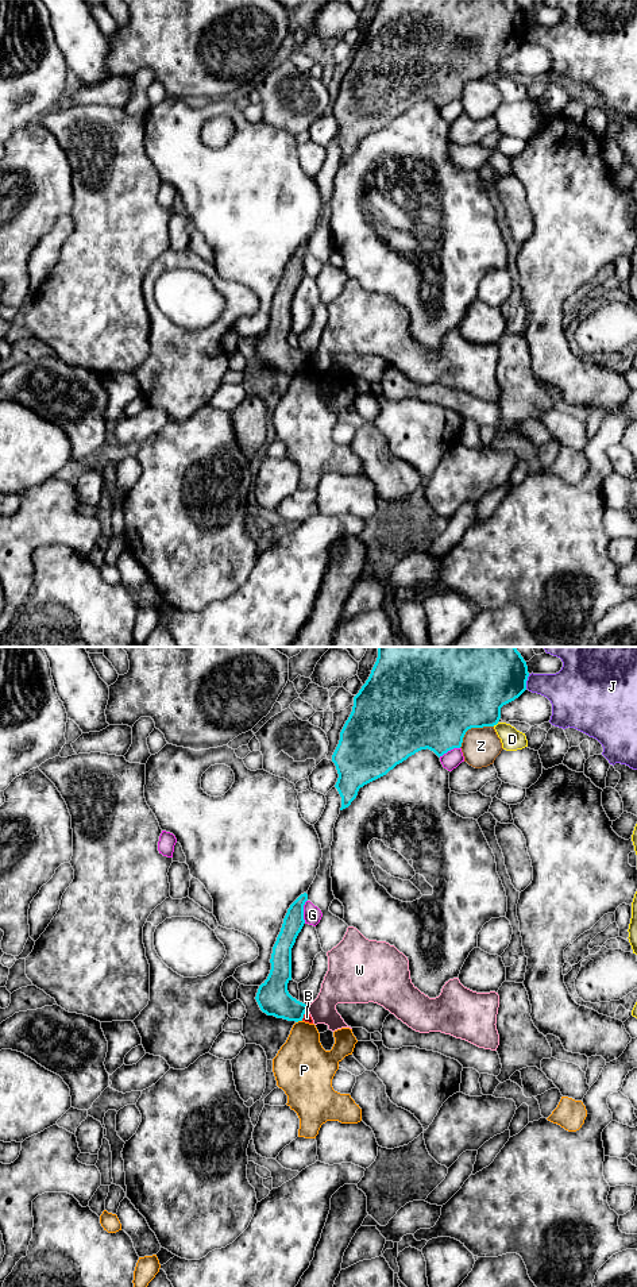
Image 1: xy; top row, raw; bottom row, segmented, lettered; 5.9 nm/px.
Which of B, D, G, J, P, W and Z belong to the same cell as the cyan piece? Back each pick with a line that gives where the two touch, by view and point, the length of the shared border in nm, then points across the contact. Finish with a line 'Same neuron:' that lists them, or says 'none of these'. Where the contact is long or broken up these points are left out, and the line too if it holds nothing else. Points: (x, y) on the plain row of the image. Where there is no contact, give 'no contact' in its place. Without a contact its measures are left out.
Same neuron: none of these

